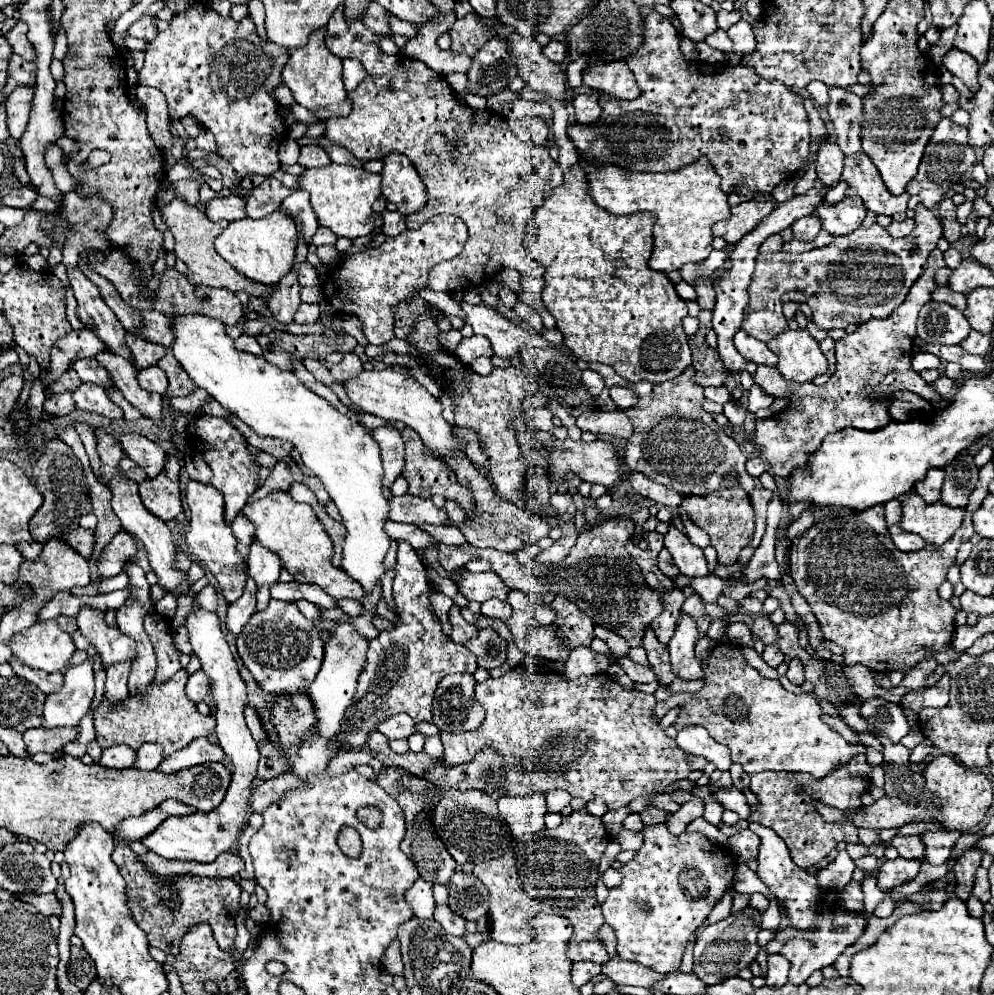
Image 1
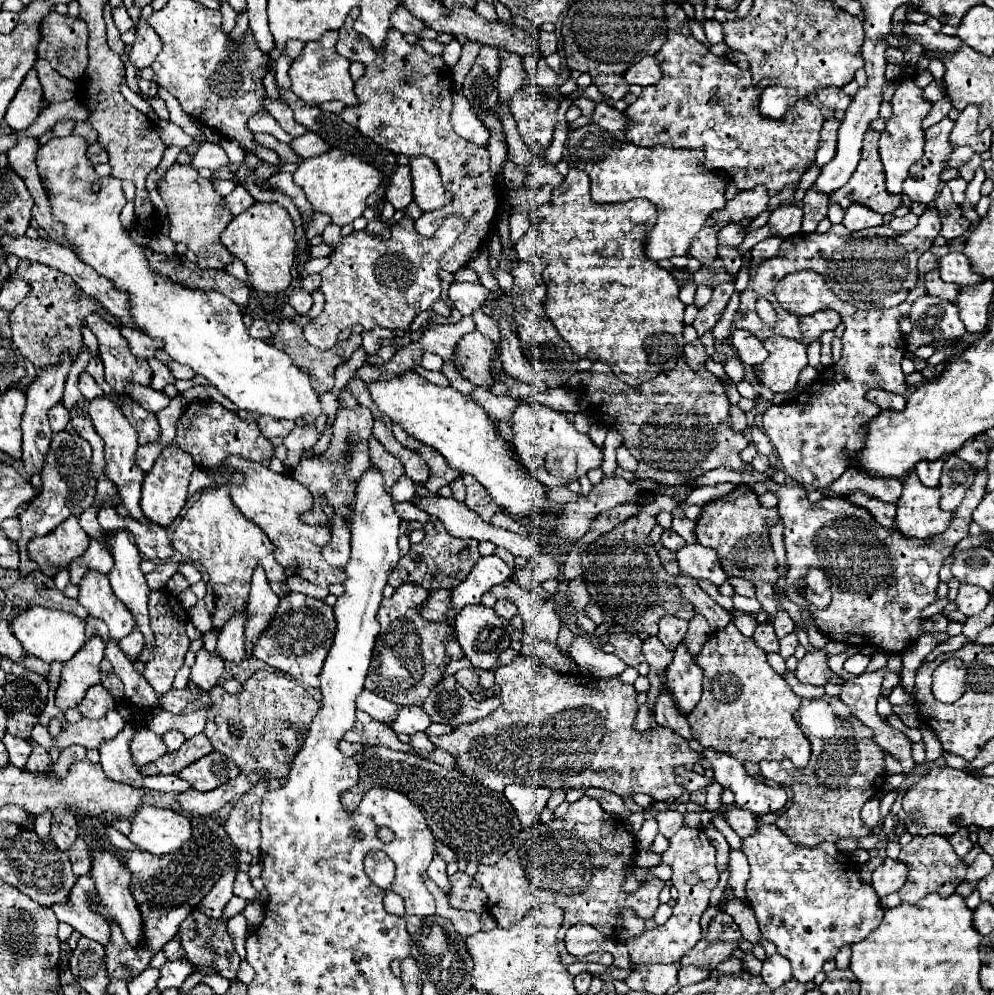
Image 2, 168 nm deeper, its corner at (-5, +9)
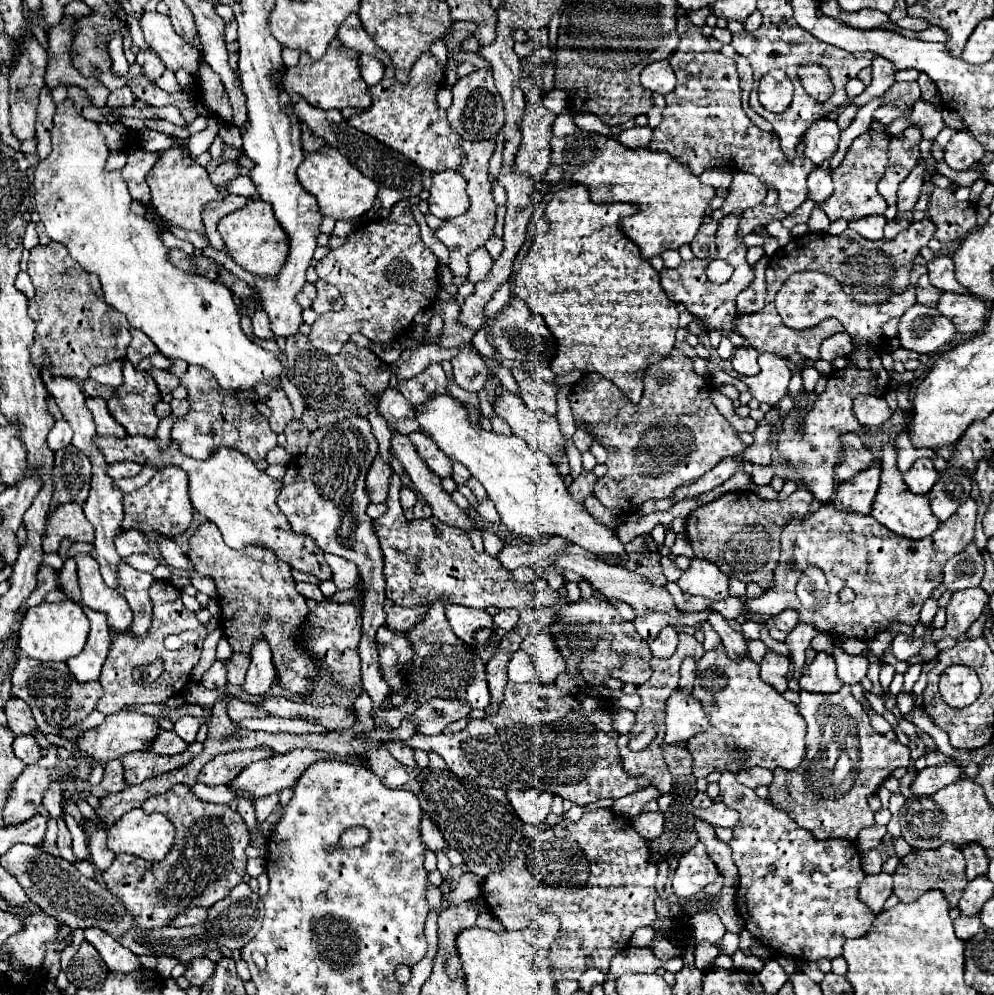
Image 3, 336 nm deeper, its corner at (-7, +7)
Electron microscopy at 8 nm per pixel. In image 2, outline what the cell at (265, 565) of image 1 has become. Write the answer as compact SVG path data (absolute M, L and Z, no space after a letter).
M262 567L252 577L252 591L250 591L250 601L248 601L248 619L244 625L244 637L246 637L246 655L252 657L254 641L258 635L266 631L270 625L272 617L276 615L280 599L270 591L270 585L266 583L266 575Z

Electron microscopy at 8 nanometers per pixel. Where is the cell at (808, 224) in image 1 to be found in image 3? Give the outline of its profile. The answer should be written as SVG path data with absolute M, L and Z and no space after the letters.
M816 169L808 177L808 201L812 201L816 207L824 205L824 201L832 195L832 177L830 171Z

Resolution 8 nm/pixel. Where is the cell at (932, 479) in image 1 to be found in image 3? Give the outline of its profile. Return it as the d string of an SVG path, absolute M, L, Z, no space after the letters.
M918 459L910 467L910 471L904 473L904 481L912 493L926 495L932 489L932 485L938 481L938 471L934 469L930 459Z

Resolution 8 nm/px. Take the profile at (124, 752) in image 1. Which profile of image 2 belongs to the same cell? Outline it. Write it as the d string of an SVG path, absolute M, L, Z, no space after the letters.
M142 727L136 731L130 749L132 749L132 757L134 757L136 767L162 757L168 751L168 747L162 741L162 735L156 735L148 727Z

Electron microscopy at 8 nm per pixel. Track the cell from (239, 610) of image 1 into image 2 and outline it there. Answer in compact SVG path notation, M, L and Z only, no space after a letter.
M246 613L232 615L232 619L226 623L226 627L220 631L218 637L218 657L230 663L240 665L244 659L244 623L246 623Z

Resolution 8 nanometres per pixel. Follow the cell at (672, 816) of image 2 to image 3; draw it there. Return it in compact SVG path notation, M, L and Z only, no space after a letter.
M642 813L632 819L632 827L646 839L654 841L664 835L664 815L662 813Z

